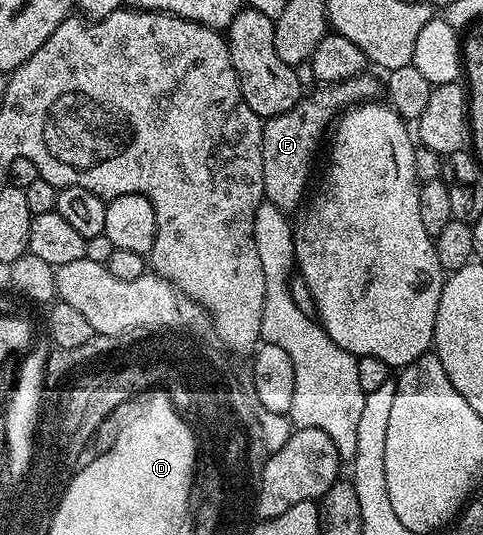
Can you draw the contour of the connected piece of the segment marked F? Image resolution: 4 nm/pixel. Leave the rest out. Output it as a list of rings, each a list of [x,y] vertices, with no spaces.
[[[364,73],[319,90],[323,91],[315,91],[312,95],[310,92],[299,100],[296,107],[289,109],[289,113],[281,113],[266,120],[263,125],[263,193],[266,202],[277,205],[277,209],[288,213],[298,212],[308,194],[307,178],[311,175],[311,166],[315,163],[315,154],[319,151],[323,130],[327,126],[328,130],[344,109],[356,103],[374,100],[378,91],[380,94],[381,83],[380,80],[378,83],[371,73]]]

